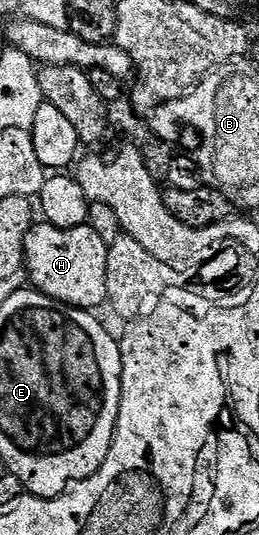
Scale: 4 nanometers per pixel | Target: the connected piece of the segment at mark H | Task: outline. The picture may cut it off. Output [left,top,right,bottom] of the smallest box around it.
[22,223,108,311]

